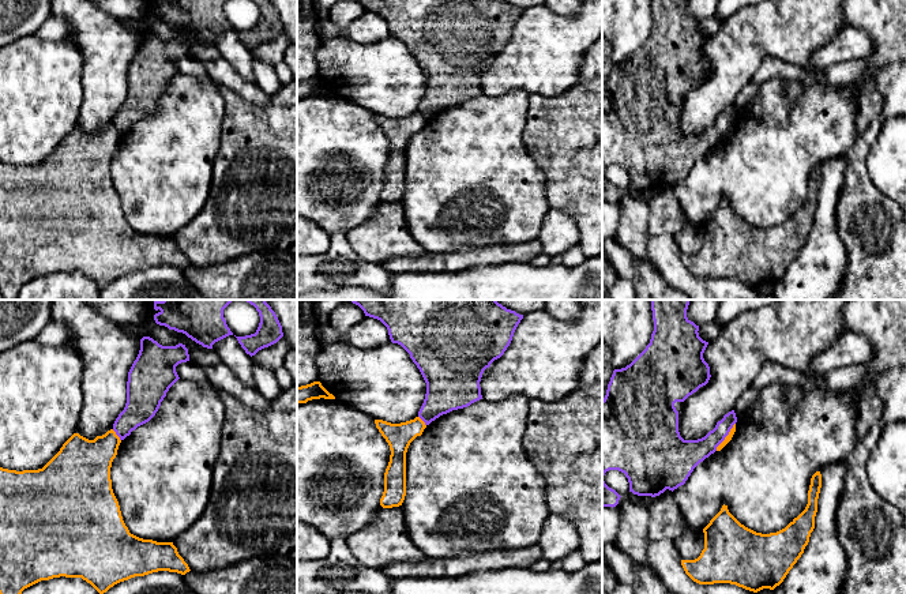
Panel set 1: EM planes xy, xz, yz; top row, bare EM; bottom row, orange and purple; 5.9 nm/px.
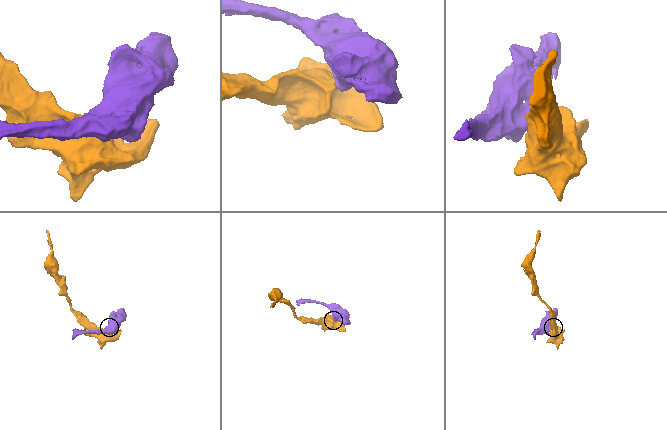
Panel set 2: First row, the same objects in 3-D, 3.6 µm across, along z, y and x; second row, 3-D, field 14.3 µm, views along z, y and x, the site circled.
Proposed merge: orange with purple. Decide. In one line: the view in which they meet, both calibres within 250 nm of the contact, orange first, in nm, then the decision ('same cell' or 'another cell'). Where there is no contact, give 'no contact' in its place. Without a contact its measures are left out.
meets orange in yz; 40 nm thick on the orange side, 170 nm on the other; another cell

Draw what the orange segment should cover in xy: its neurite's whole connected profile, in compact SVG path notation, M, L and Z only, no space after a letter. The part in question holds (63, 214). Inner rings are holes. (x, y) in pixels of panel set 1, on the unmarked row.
M113 124L94 135L74 128L42 163L16 166L0 162L0 292L4 300L16 300L25 283L60 271L82 272L102 290L135 271L191 266L173 237L139 233L125 221L110 174L120 138Z

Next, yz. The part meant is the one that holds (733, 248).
M822 169L811 173L808 199L785 223L762 229L741 219L722 200L703 223L704 244L695 255L681 255L699 279L730 278L757 287L779 281L804 248L815 223Z

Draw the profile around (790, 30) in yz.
M764 0L745 5L722 20L719 31L708 37L703 53L710 61L710 75L689 90L678 106L678 127L684 135L698 135L713 125L725 109L734 105L744 86L764 57L808 68L812 53L838 35L846 22L842 14L845 0Z

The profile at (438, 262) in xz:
M538 240L515 245L471 247L455 252L433 252L420 257L391 257L381 266L392 274L399 272L456 272L482 264L508 262L530 263L542 252Z

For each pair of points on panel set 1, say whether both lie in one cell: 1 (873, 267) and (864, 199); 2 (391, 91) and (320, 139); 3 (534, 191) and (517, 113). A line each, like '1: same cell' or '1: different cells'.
1: same cell
2: different cells
3: same cell

